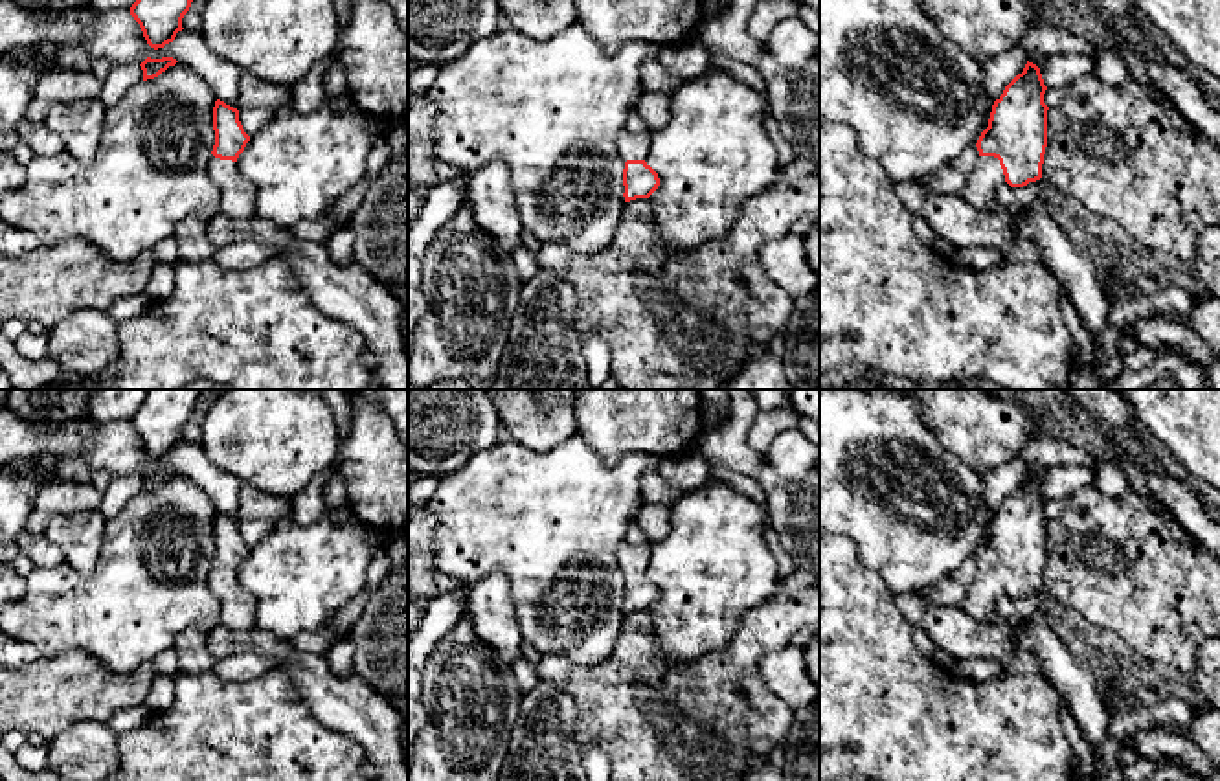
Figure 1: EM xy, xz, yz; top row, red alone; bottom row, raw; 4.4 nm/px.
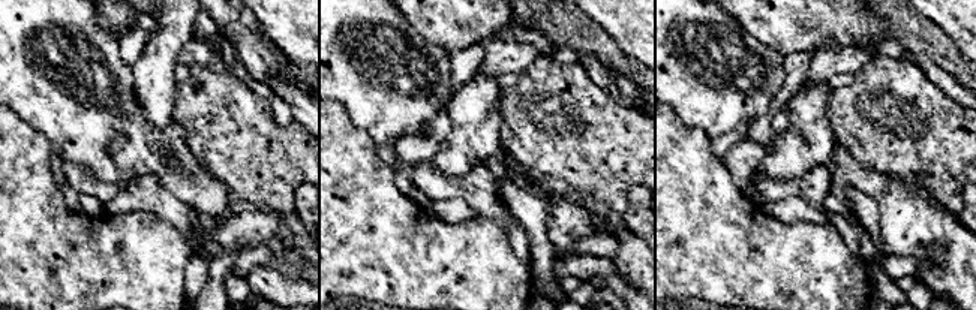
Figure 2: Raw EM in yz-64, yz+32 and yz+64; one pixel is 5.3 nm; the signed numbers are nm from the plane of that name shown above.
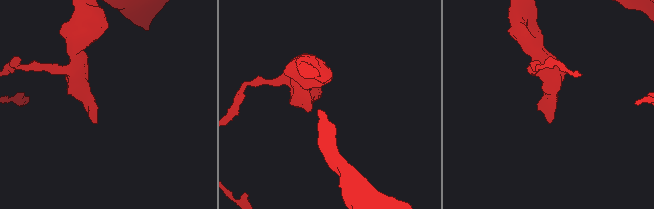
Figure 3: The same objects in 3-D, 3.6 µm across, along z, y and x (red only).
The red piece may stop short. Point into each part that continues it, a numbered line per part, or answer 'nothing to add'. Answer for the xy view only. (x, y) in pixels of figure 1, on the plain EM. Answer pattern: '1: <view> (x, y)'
1: xy (237, 607)

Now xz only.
1: xz (631, 557)

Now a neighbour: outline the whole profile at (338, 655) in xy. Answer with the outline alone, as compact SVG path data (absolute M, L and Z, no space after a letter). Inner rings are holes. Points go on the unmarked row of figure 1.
M345 638L336 640L325 652L325 658L329 662L331 671L338 676L344 676L355 669L349 640Z

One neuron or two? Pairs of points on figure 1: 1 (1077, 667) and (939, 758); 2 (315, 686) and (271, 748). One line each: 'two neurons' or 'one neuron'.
1: two neurons
2: two neurons

